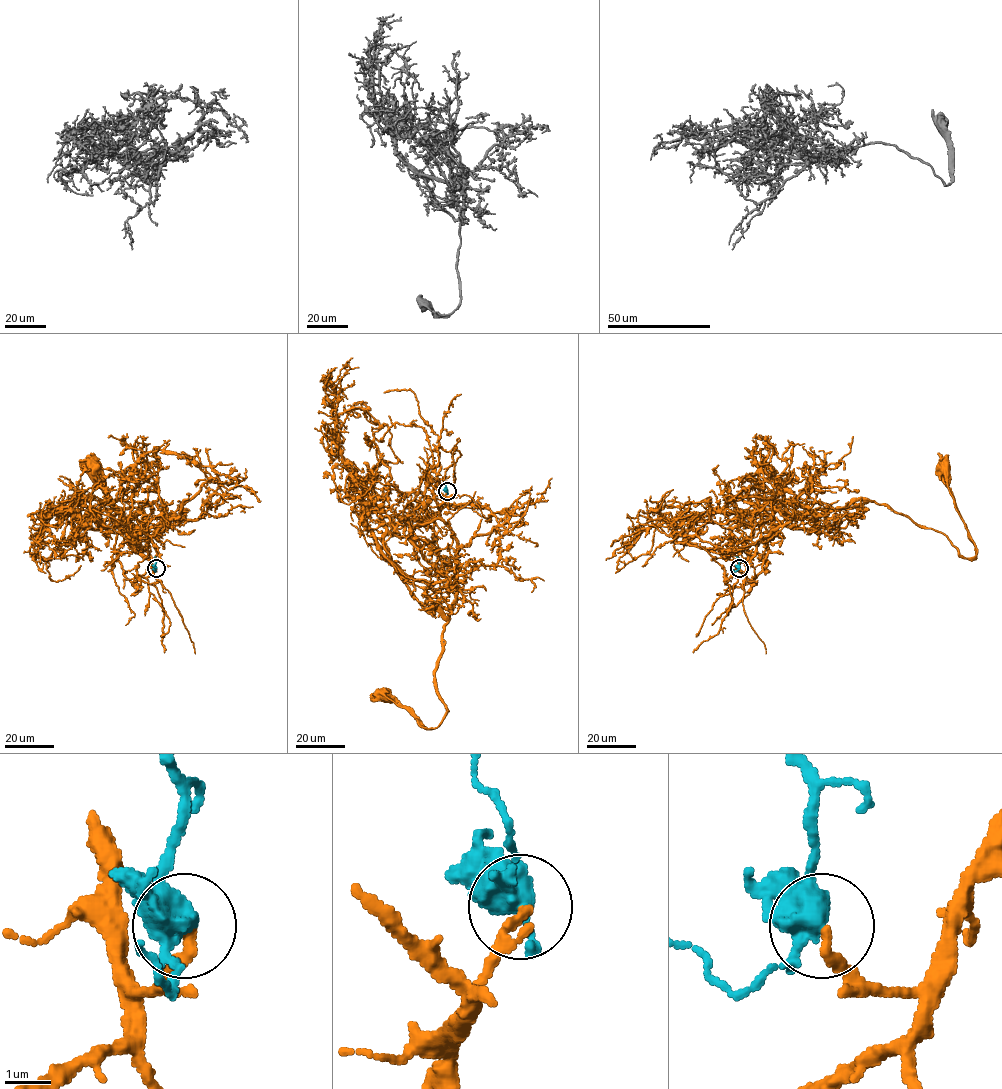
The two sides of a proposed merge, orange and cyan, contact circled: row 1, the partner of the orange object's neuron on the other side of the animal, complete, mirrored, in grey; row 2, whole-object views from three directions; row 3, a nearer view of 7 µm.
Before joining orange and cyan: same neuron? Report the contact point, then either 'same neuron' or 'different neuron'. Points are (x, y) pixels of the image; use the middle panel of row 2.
(447, 491) | same neuron

